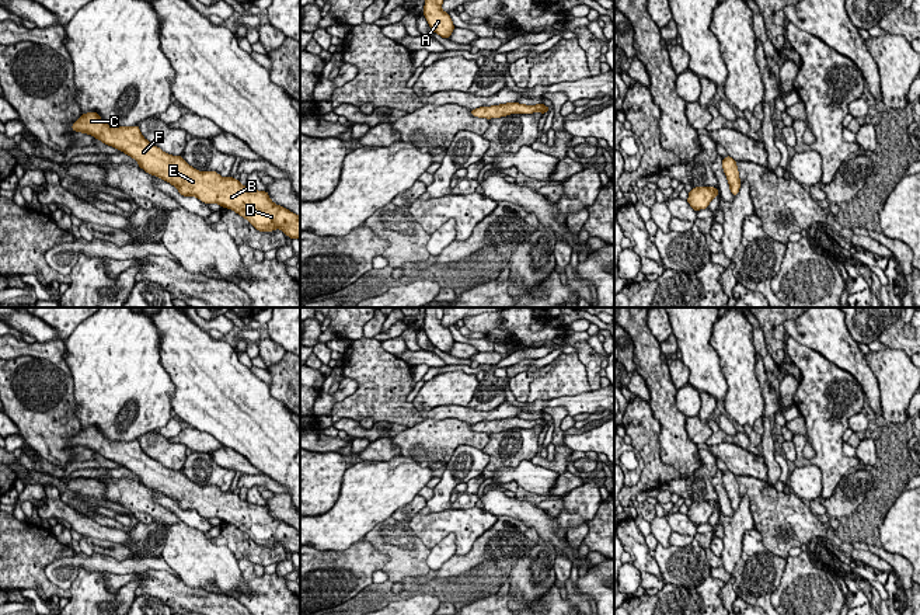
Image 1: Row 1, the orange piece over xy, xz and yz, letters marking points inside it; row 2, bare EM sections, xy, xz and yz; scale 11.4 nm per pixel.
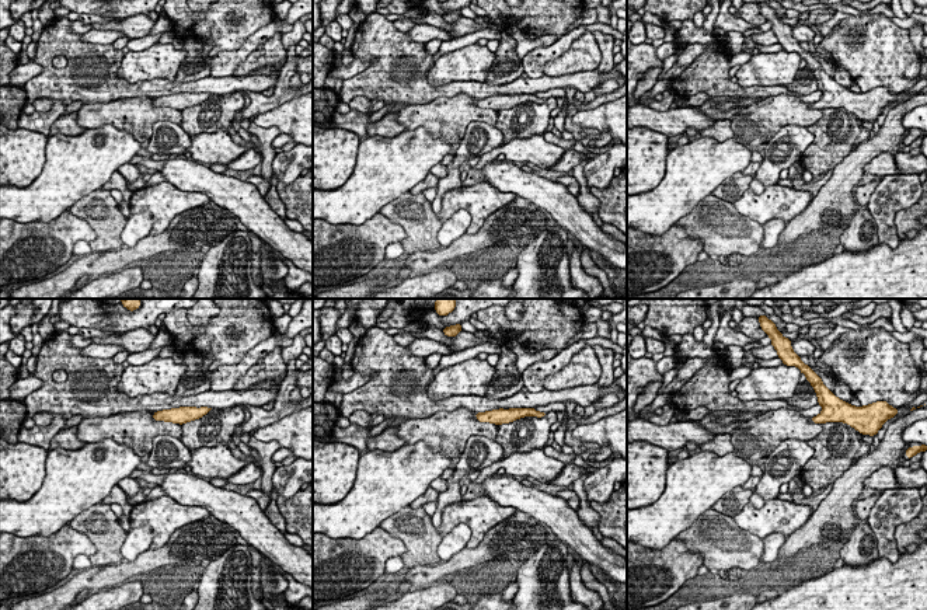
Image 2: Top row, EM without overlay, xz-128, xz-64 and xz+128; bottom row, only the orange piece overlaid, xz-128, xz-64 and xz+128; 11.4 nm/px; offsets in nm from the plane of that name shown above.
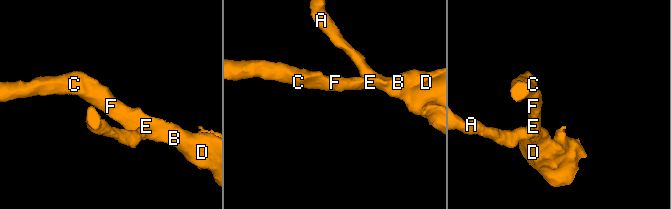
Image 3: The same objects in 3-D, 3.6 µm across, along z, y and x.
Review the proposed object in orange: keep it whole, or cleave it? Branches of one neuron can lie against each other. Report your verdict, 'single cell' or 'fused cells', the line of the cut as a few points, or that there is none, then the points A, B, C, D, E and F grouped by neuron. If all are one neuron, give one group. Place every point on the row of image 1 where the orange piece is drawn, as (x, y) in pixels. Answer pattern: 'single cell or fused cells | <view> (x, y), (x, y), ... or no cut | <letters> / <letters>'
single cell | no cut | A B C D E F

